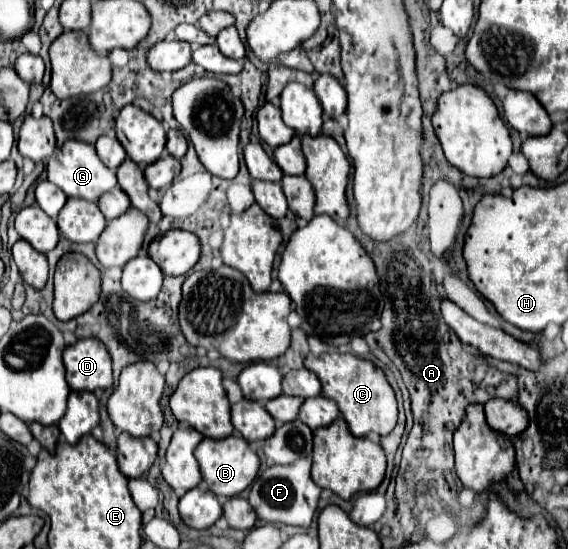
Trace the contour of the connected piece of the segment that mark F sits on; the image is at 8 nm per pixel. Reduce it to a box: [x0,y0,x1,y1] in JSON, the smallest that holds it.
[249,457,321,527]

